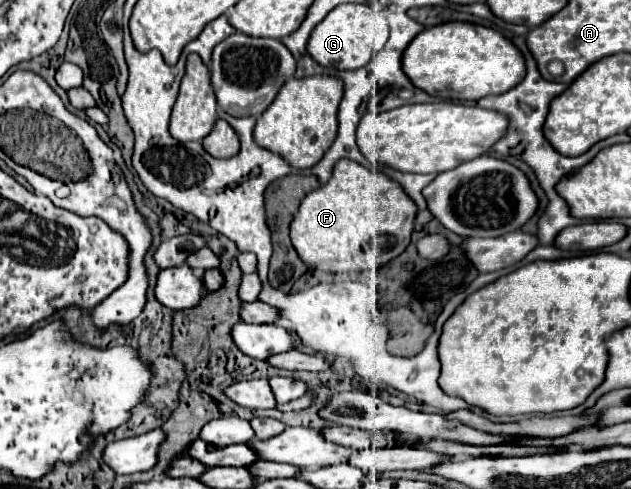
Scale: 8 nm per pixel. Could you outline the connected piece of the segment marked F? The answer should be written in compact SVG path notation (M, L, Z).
M351 159L335 165L327 185L311 191L291 223L291 243L309 267L331 273L379 269L405 251L411 241L417 205L391 177Z

